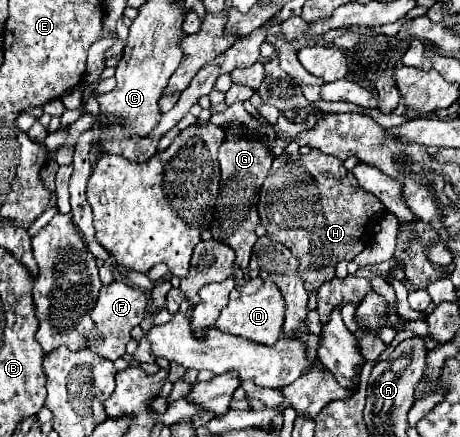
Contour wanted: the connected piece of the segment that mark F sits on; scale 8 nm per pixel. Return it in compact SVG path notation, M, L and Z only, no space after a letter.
M110 283L108 287L102 287L100 297L92 309L92 321L94 321L94 329L88 335L88 343L86 347L94 353L98 353L100 357L108 359L108 361L116 361L124 355L126 351L126 343L130 341L130 331L146 317L146 307L148 307L148 297L126 283Z

